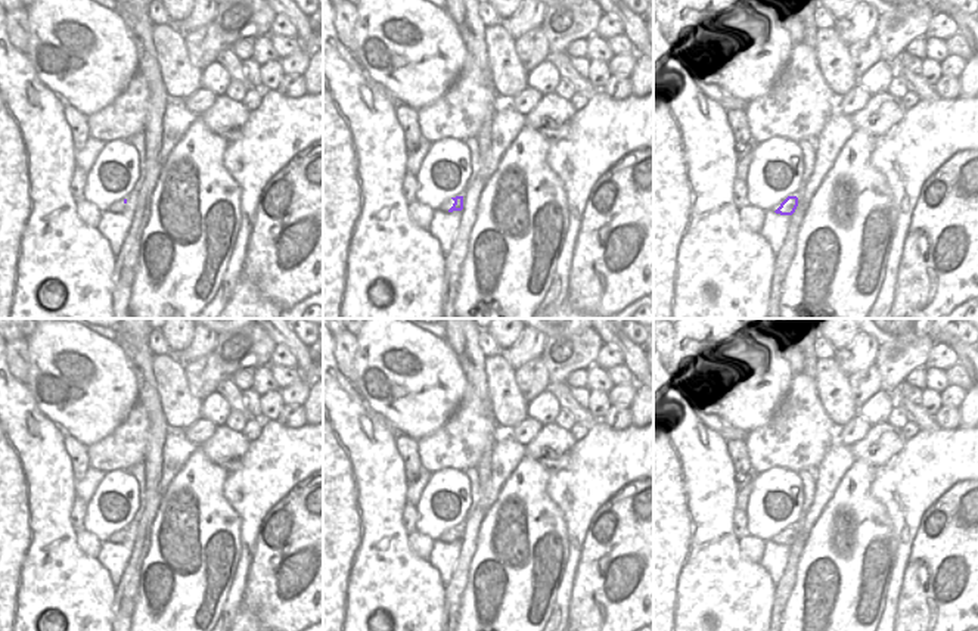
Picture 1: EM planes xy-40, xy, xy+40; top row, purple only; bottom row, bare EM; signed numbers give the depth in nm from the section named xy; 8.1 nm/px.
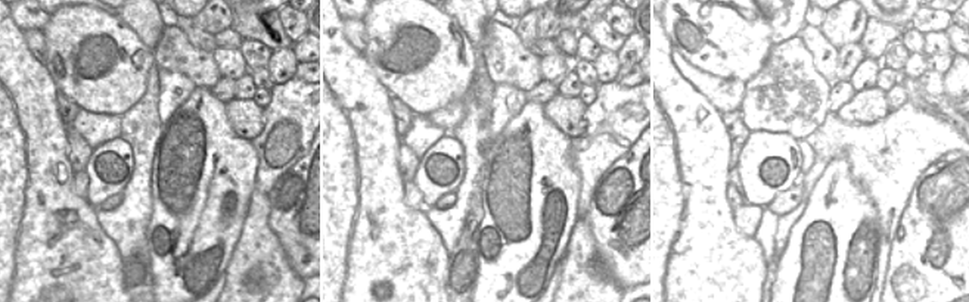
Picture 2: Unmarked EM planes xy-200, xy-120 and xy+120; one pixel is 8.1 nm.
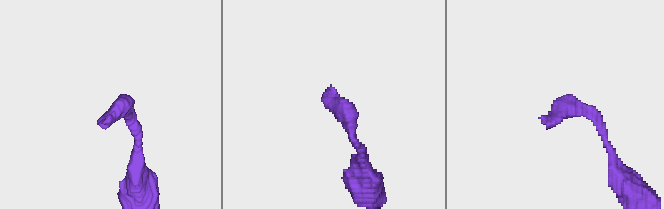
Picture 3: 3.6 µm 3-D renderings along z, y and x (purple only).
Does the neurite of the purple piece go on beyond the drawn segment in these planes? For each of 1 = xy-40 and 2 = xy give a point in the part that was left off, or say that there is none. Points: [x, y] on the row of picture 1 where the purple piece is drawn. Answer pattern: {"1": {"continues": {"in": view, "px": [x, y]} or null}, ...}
{"1": {"continues": {"in": "xy-40", "px": [120, 207]}}, "2": {"continues": {"in": "xy", "px": [449, 204]}}}

